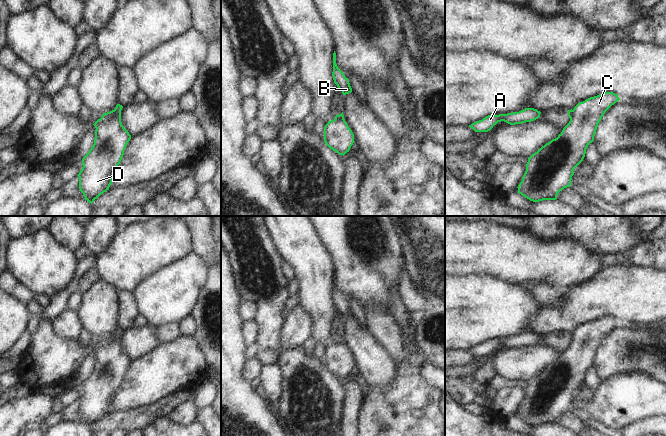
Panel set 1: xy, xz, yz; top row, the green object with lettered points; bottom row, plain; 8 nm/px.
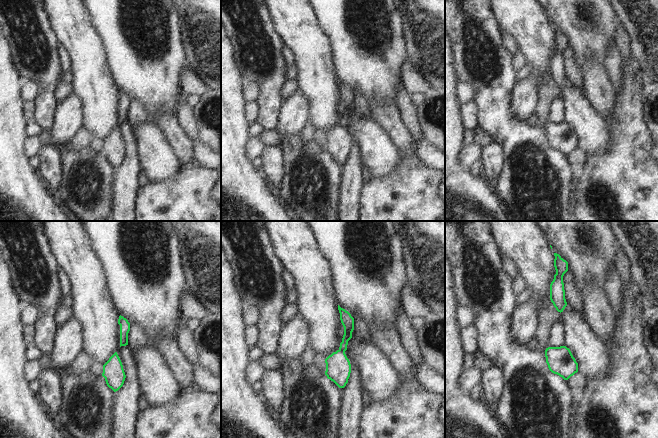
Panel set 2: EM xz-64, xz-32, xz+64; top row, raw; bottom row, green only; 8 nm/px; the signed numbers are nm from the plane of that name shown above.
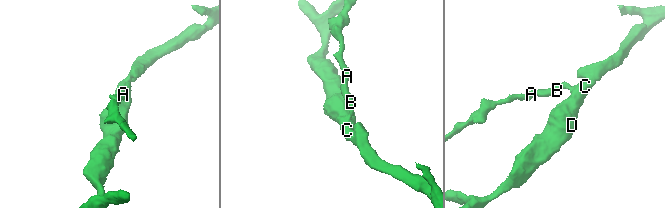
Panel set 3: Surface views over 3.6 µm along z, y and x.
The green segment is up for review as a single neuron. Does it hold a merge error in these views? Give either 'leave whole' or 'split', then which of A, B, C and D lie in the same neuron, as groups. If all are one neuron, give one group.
split; groups A B / C D

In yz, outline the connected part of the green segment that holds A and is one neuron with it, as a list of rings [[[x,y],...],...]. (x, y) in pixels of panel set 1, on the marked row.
[[[525,108],[519,112],[488,115],[482,120],[476,121],[469,125],[475,132],[488,132],[498,122],[504,121],[510,125],[531,122],[540,117],[541,112],[534,108]]]

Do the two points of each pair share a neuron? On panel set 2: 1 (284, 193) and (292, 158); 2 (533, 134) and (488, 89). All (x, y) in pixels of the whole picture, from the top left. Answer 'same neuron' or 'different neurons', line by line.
1: same neuron
2: same neuron

